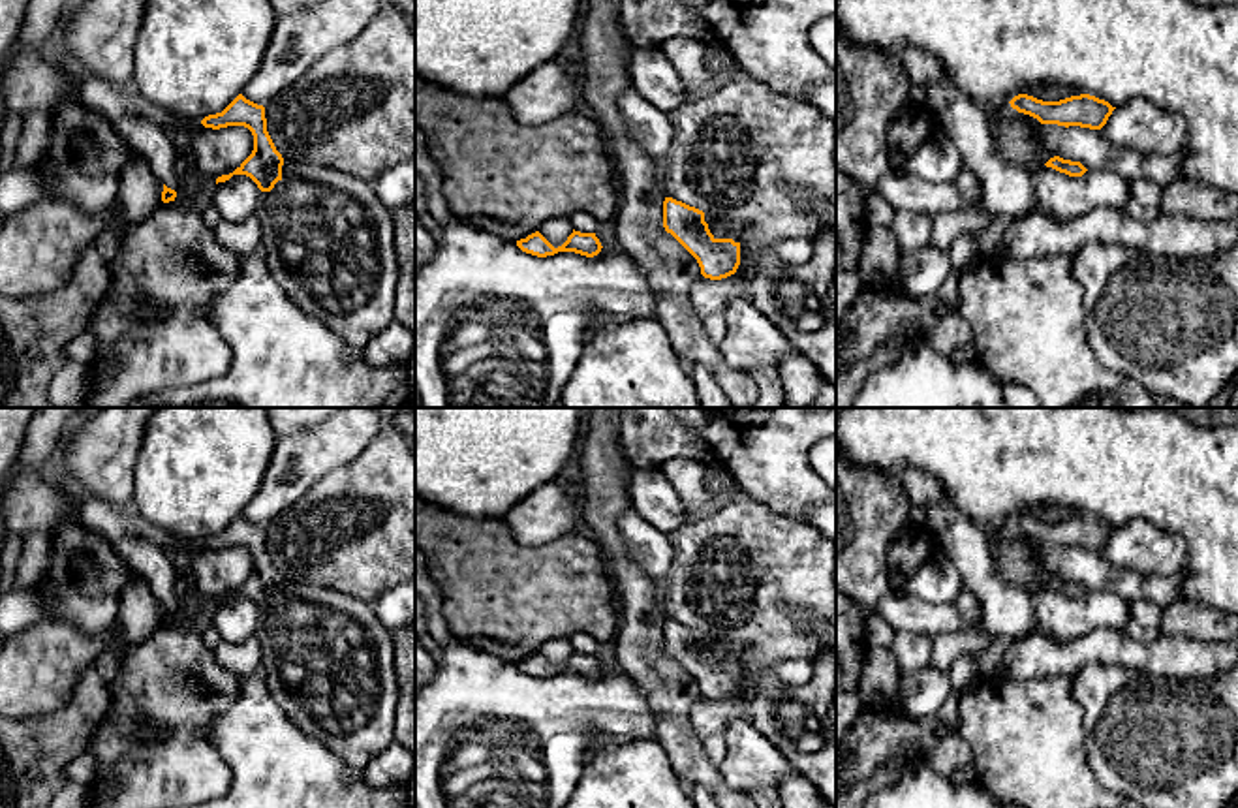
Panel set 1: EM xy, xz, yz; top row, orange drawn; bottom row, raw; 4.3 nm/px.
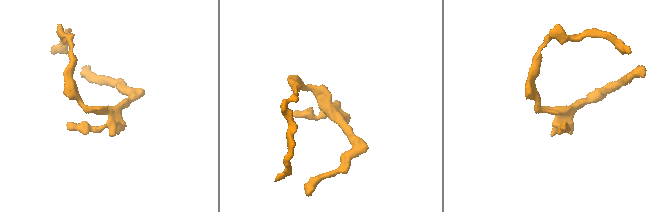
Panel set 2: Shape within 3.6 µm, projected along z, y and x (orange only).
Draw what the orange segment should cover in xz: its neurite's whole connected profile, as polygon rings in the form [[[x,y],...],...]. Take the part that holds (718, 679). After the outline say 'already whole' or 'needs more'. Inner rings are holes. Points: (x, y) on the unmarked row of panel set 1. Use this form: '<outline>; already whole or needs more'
[[[665,618],[663,648],[697,680],[704,699],[740,693],[757,731],[836,808],[836,731],[830,720],[836,650],[813,660],[815,673],[806,684],[783,686],[774,665],[750,688],[740,682],[740,660],[725,639]]]; needs more

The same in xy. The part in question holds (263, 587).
[[[242,515],[201,545],[212,551],[244,547],[252,552],[252,575],[233,594],[218,598],[216,605],[233,596],[246,596],[257,605],[254,635],[261,645],[261,673],[272,699],[302,733],[361,772],[393,742],[398,705],[393,631],[364,599],[284,579],[267,552],[265,528]]]; needs more

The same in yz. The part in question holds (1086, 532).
[[[1018,515],[1009,524],[1018,534],[1029,536],[1041,545],[1090,551],[1101,551],[1116,530],[1108,522],[1090,515],[1071,517],[1060,522],[1043,522],[1028,515]]]; already whole

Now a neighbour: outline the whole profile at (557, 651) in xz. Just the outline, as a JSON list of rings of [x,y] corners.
[[[567,637],[549,639],[541,645],[539,654],[554,667],[562,667],[567,658],[573,654]]]

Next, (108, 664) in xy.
[[[109,648],[103,656],[100,656],[94,671],[103,678],[105,686],[109,688],[116,676],[120,667],[120,652],[116,648]]]

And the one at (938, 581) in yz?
[[[939,549],[900,590],[902,596],[915,596],[930,605],[951,603],[962,594],[962,581],[956,567]]]

